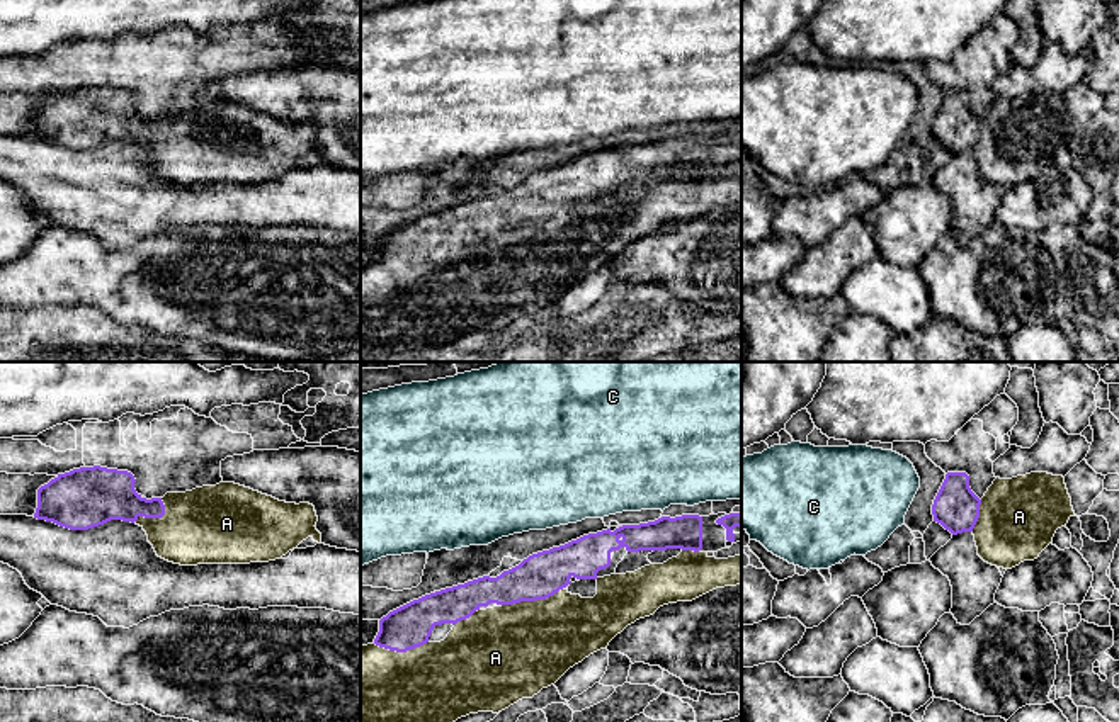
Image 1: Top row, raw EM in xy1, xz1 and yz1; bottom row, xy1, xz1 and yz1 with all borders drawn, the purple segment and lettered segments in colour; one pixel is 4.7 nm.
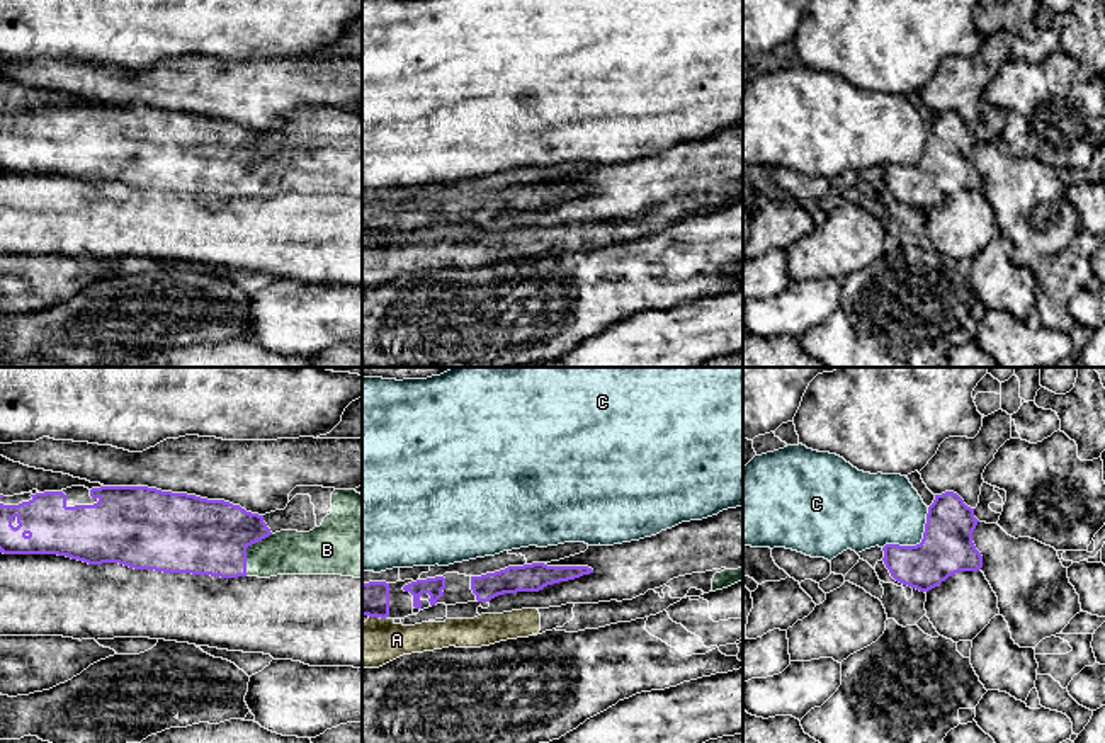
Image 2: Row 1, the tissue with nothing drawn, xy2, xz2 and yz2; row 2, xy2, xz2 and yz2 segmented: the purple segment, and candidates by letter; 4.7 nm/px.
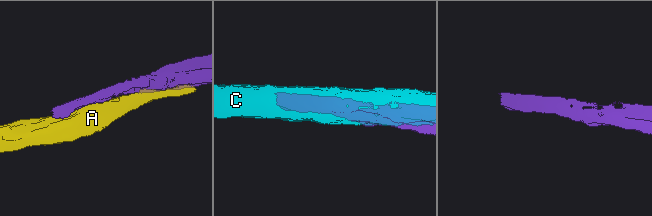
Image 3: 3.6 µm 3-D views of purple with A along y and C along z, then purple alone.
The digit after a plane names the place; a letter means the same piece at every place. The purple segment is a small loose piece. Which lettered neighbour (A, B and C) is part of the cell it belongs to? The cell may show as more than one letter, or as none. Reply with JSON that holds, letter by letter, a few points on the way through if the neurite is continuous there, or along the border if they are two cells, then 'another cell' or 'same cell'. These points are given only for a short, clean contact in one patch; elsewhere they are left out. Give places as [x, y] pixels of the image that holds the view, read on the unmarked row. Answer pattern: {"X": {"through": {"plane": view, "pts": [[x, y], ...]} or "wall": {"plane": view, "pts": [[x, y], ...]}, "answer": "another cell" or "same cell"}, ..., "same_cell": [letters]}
{"A": {"answer": "same cell"}, "B": {"through": {"plane": "xy2", "pts": [[199, 155], [238, 162], [245, 169], [288, 170]]}, "answer": "same cell"}, "C": {"answer": "another cell"}, "same_cell": ["A", "B"]}

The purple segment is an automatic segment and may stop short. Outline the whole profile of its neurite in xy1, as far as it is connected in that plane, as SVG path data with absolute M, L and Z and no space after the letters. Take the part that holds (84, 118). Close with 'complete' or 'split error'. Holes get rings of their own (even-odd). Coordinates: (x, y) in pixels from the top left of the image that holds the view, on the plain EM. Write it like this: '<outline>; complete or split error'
M100 85L58 93L37 109L34 138L70 149L88 149L111 139L162 138L162 117L143 117L134 102L131 92Z; complete

